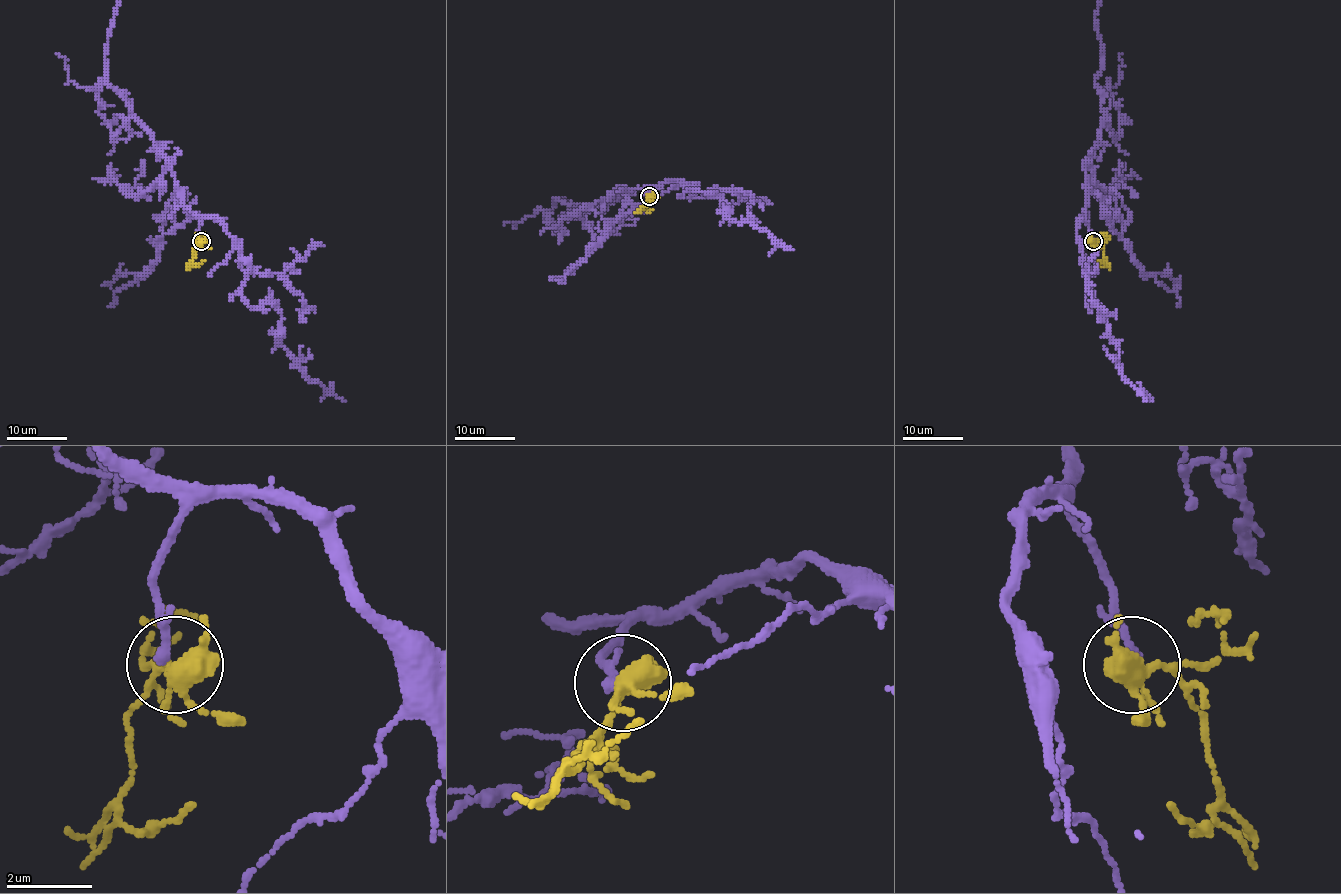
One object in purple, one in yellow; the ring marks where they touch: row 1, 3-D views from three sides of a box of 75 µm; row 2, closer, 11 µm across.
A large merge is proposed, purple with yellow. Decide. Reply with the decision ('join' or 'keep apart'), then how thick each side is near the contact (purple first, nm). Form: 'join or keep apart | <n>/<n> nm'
join | 240/360 nm

